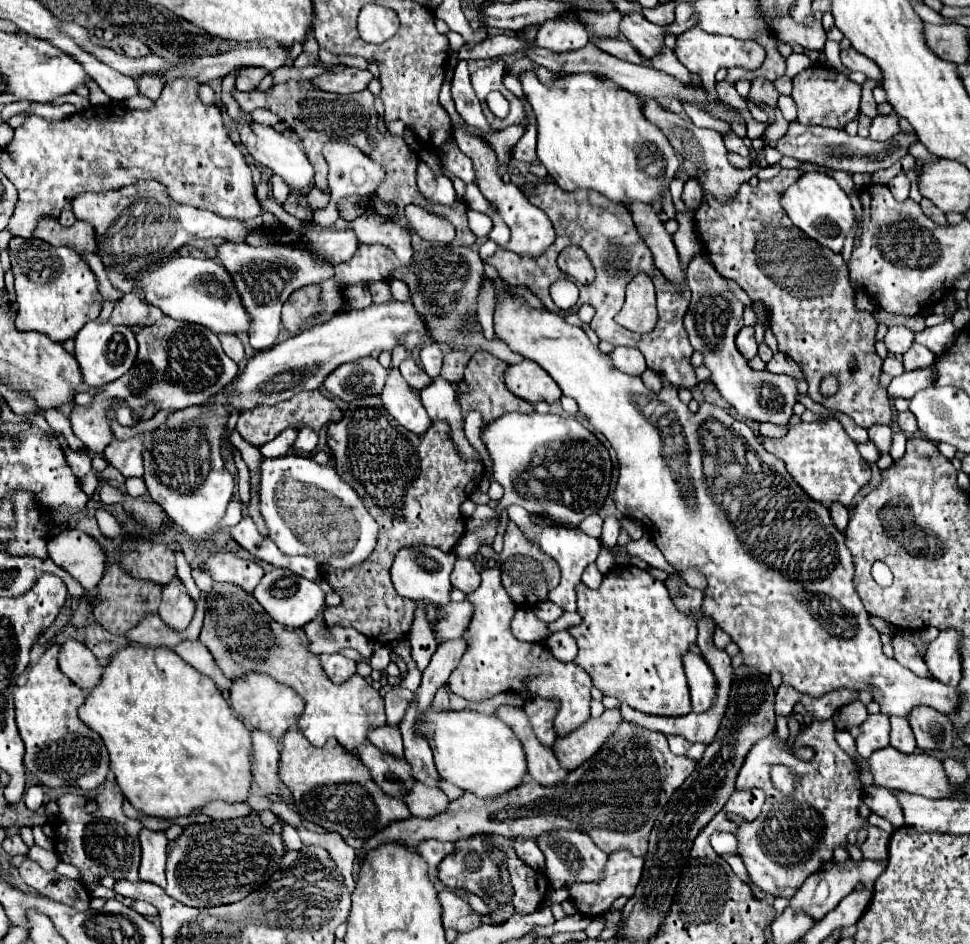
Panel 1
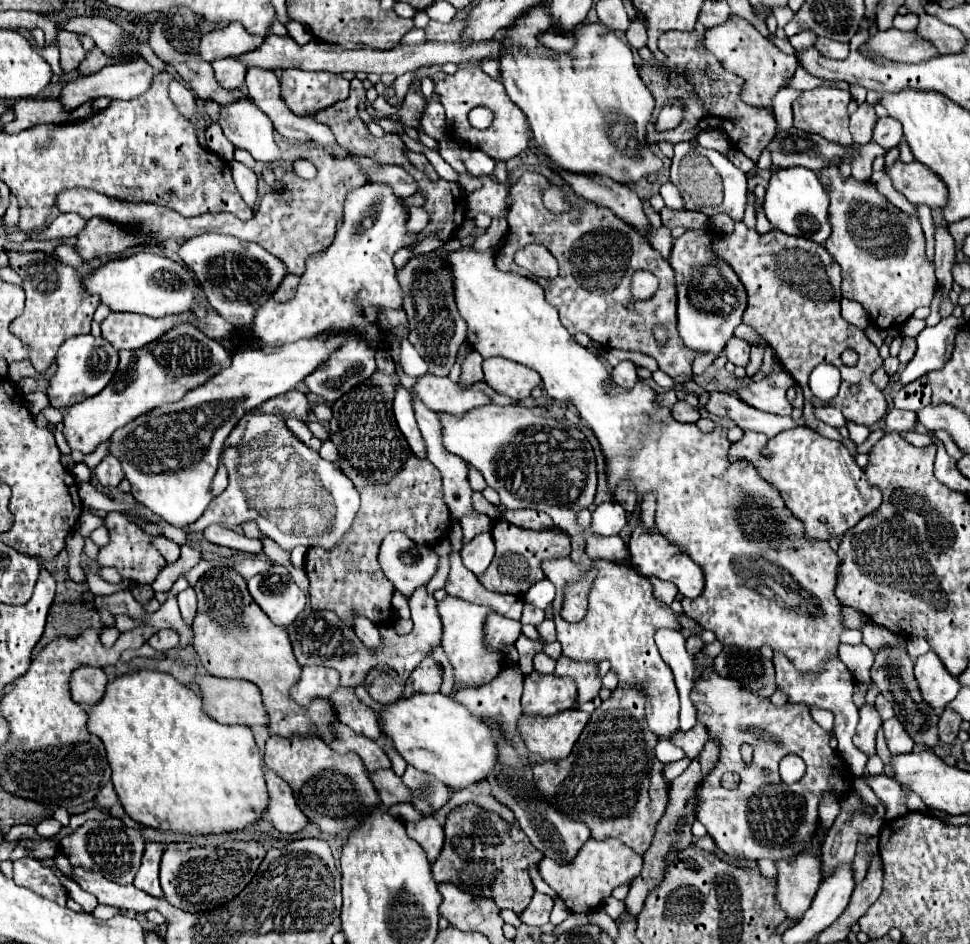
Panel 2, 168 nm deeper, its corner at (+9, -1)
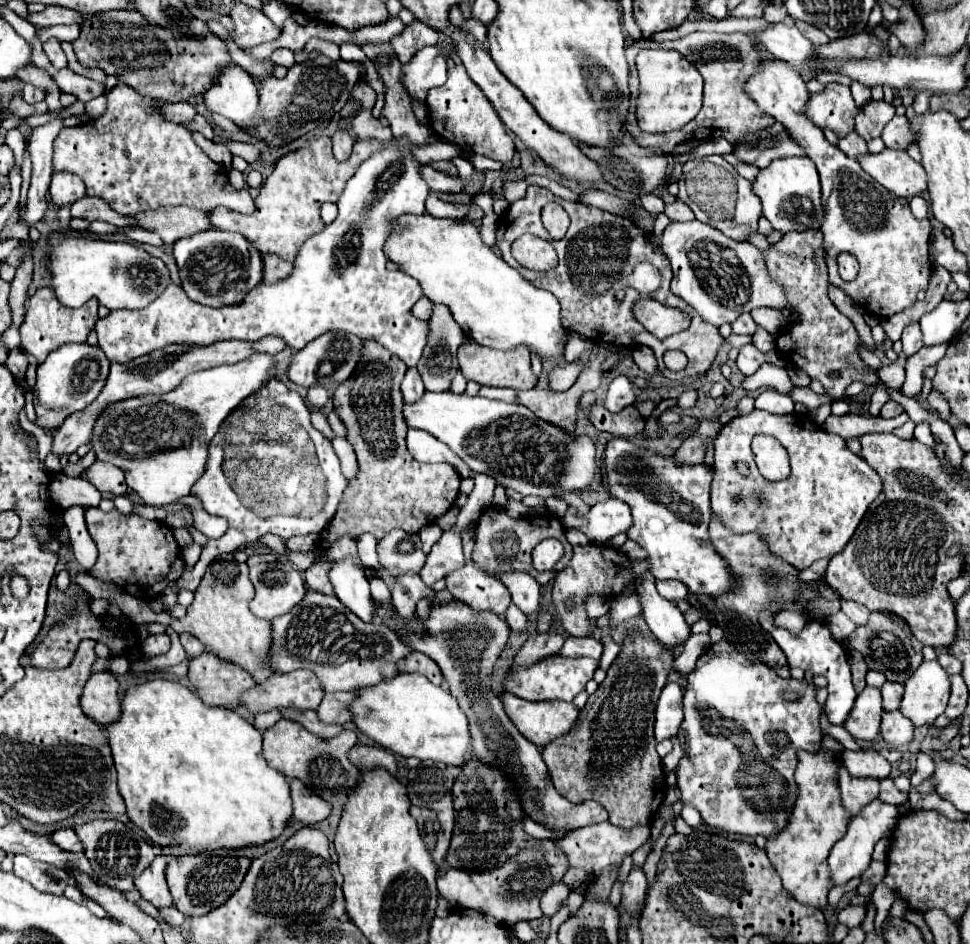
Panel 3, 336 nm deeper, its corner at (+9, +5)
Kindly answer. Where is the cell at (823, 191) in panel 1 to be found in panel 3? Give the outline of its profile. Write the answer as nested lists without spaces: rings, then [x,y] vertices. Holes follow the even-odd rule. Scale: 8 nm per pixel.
[[[778,158],[774,160],[768,168],[760,170],[758,178],[752,184],[752,190],[756,196],[762,200],[762,208],[766,212],[766,218],[770,220],[774,230],[780,232],[790,232],[790,230],[818,230],[824,212],[822,212],[822,202],[820,202],[820,180],[816,166],[810,158]]]

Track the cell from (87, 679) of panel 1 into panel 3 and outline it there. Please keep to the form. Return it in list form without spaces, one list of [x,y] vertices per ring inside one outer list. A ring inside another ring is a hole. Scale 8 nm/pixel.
[[[94,672],[82,692],[80,706],[86,716],[94,718],[98,724],[110,724],[120,712],[118,680],[112,672]]]

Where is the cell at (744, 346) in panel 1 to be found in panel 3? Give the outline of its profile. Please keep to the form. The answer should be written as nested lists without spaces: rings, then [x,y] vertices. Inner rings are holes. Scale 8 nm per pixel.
[[[752,344],[742,346],[740,352],[738,352],[738,360],[736,360],[736,364],[738,364],[738,368],[740,368],[740,372],[742,372],[744,376],[752,376],[752,374],[760,368],[760,364],[764,364],[764,362],[778,364],[780,368],[784,366],[782,356],[780,356],[776,350],[772,350],[770,354],[762,354],[762,352],[760,352],[758,348],[754,348]]]

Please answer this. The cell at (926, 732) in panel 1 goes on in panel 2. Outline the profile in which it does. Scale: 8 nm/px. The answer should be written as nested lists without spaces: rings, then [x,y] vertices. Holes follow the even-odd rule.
[[[882,648],[882,650],[876,652],[876,660],[874,660],[874,666],[870,670],[870,678],[880,688],[880,692],[888,700],[892,700],[896,718],[900,722],[904,722],[904,728],[912,736],[912,740],[916,744],[924,744],[924,746],[932,748],[940,742],[938,740],[938,728],[936,728],[938,714],[922,700],[920,690],[918,690],[918,682],[912,674],[912,668],[914,668],[914,662],[908,656],[906,648]]]

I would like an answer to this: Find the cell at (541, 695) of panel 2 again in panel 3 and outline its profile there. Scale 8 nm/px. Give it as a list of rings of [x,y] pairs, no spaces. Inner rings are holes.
[[[556,654],[554,658],[546,658],[546,662],[538,662],[538,666],[530,666],[526,670],[518,670],[518,678],[510,682],[510,694],[524,698],[524,700],[566,700],[572,702],[578,696],[586,682],[594,676],[594,662],[590,658],[562,658]]]

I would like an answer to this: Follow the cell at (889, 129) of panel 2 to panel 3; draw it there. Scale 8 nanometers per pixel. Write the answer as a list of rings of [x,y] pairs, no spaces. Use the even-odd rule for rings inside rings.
[[[894,116],[882,130],[882,140],[886,148],[908,148],[914,140],[910,122],[906,116]]]

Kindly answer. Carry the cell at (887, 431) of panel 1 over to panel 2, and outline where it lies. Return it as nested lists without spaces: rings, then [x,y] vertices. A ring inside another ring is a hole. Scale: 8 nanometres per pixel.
[[[846,422],[846,428],[848,428],[850,438],[852,438],[854,444],[862,444],[868,438],[868,434],[870,434],[870,428],[866,428],[866,426],[858,426],[858,424]]]

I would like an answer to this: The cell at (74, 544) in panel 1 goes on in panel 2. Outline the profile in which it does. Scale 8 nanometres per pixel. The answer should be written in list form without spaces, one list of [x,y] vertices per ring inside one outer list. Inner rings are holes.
[[[120,512],[108,514],[104,518],[104,528],[110,534],[110,542],[100,548],[98,560],[102,560],[102,566],[114,566],[124,580],[134,580],[136,584],[152,584],[158,572],[166,566],[164,556],[154,548],[154,538]]]

